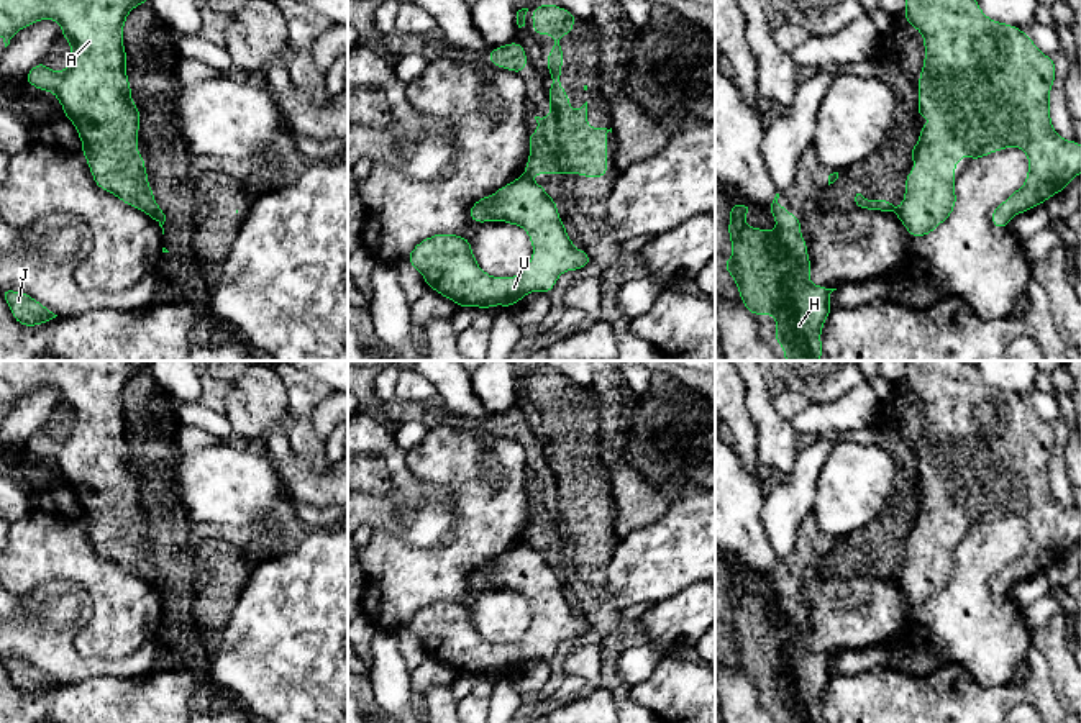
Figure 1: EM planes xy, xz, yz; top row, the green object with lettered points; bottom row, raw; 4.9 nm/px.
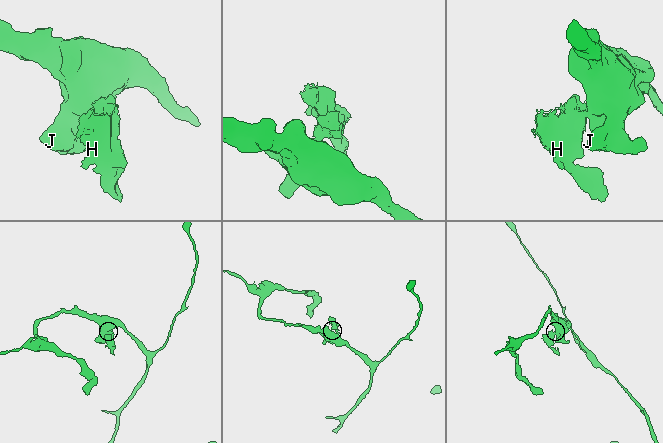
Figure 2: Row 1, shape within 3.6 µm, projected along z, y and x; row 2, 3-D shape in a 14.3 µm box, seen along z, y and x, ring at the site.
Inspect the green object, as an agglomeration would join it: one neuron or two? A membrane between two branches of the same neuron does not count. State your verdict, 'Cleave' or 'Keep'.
Cleave

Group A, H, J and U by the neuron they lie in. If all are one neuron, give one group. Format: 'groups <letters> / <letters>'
groups A J U / H

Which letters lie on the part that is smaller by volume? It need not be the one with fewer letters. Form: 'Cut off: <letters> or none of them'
Cut off: H

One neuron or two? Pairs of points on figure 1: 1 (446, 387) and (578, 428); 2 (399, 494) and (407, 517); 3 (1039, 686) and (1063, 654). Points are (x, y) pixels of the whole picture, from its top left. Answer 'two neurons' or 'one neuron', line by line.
1: two neurons
2: two neurons
3: two neurons

